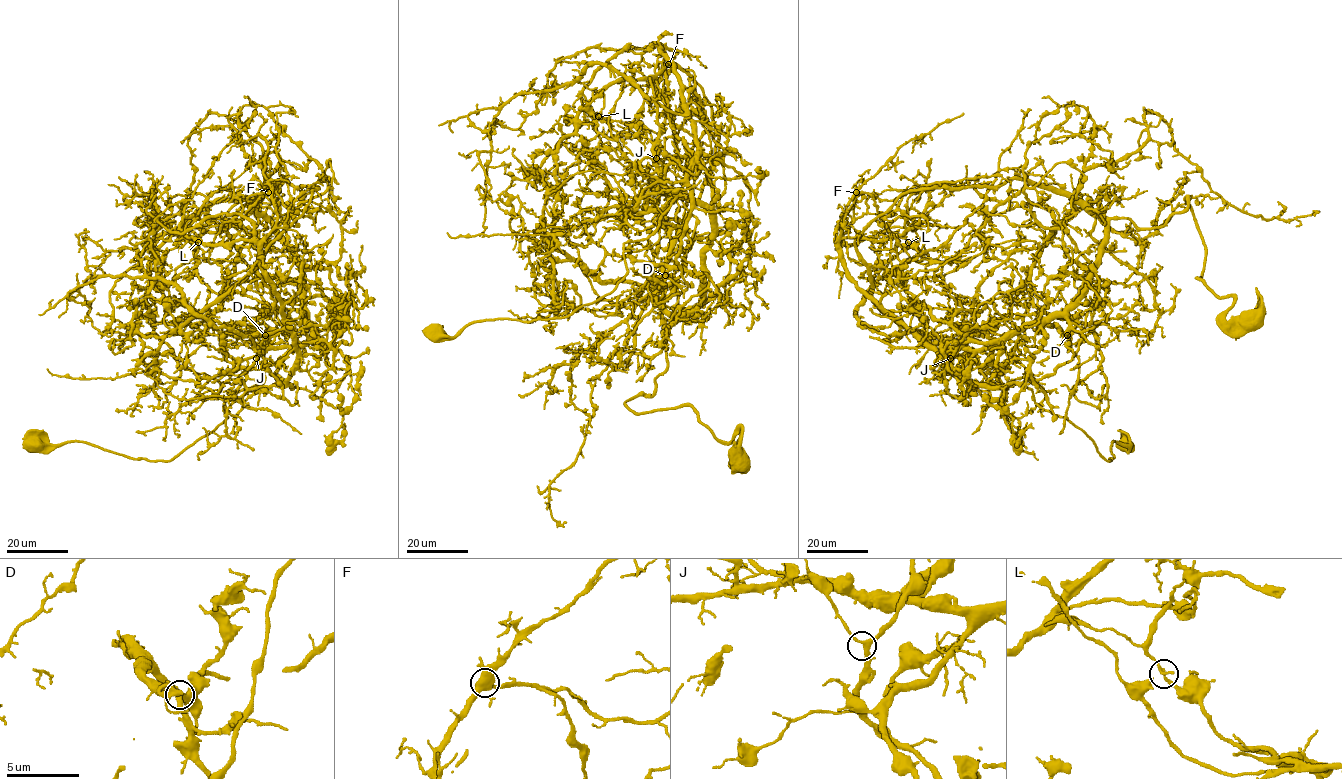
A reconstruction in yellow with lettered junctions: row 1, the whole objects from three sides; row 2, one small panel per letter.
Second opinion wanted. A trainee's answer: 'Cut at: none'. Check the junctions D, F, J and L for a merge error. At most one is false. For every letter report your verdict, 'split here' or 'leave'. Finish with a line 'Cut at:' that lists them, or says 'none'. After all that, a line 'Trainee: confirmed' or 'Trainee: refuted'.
D: leave
F: leave
J: leave
L: split here
Cut at: L
Trainee: refuted

